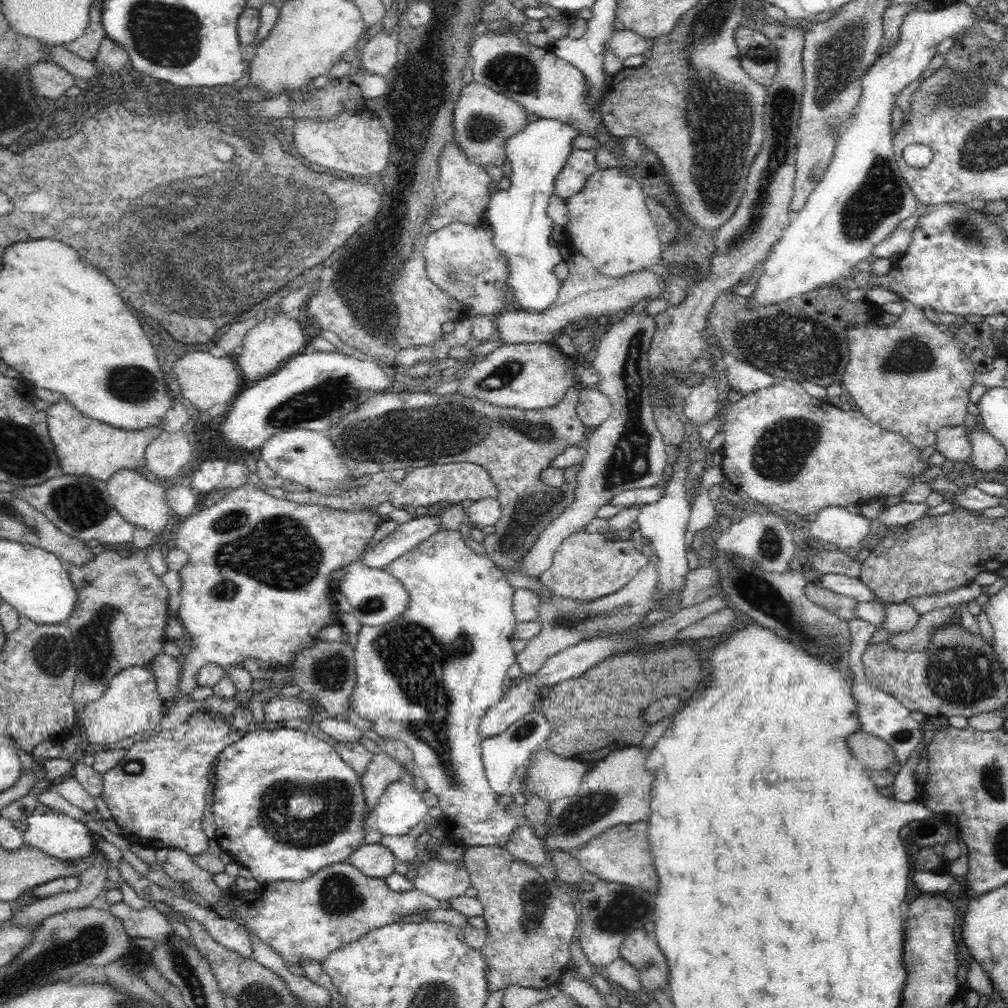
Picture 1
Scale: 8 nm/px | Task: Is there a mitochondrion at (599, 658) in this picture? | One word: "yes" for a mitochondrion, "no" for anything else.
no

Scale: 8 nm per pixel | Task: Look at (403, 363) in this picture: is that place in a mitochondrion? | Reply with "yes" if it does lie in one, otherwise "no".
no

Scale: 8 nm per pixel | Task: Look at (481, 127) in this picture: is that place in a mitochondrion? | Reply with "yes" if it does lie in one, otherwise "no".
yes

